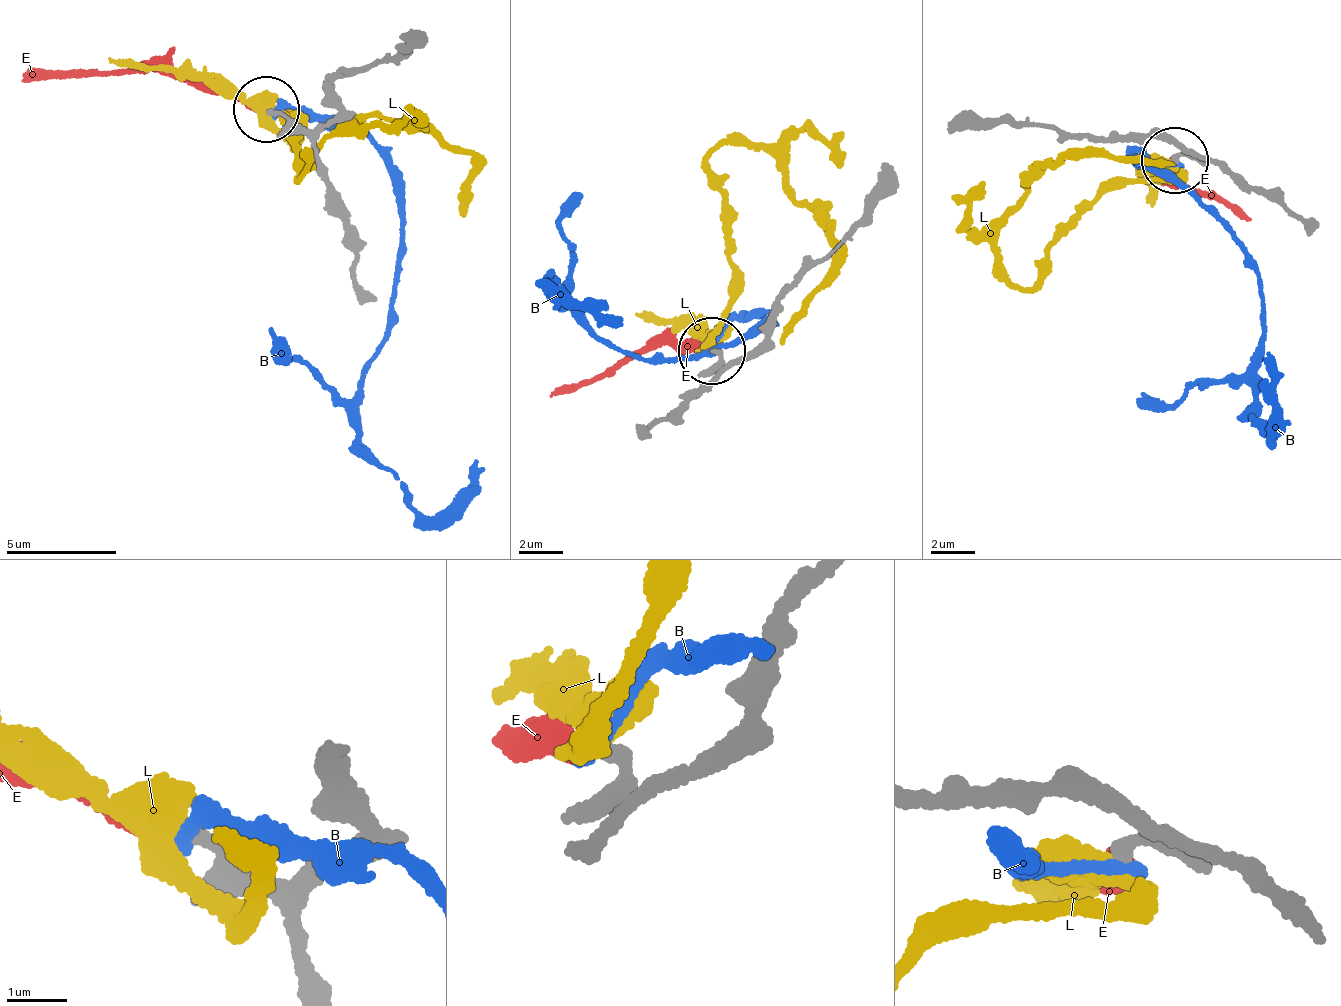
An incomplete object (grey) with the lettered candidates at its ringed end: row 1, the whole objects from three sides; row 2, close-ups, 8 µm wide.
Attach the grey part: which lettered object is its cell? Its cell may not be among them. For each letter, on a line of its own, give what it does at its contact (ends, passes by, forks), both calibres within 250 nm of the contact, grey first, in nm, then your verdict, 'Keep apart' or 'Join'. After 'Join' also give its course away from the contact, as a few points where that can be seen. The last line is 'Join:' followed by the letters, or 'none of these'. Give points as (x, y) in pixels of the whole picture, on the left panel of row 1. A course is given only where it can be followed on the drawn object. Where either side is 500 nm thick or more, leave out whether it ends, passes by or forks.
B: It ends there. Thickness 240 nm (grey) against 320 nm. Keep apart
E: It ends there. Thickness 240 nm (grey) against 260 nm. Join. Its course: (269, 109), (210, 96), (157, 67), (60, 81), (21, 78)
L: It forks there. Thickness 240 nm (grey) against 360 nm. Keep apart
Join: E

